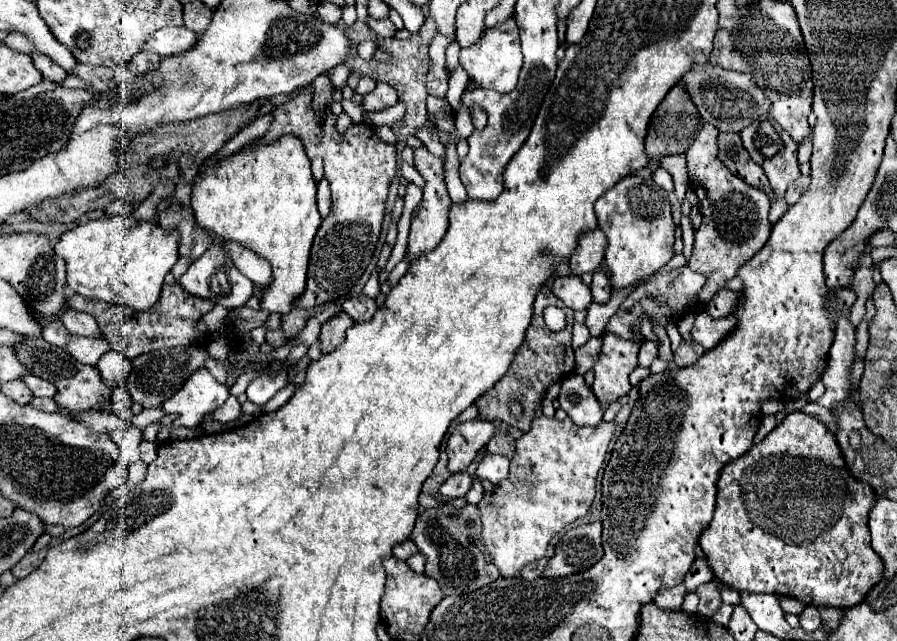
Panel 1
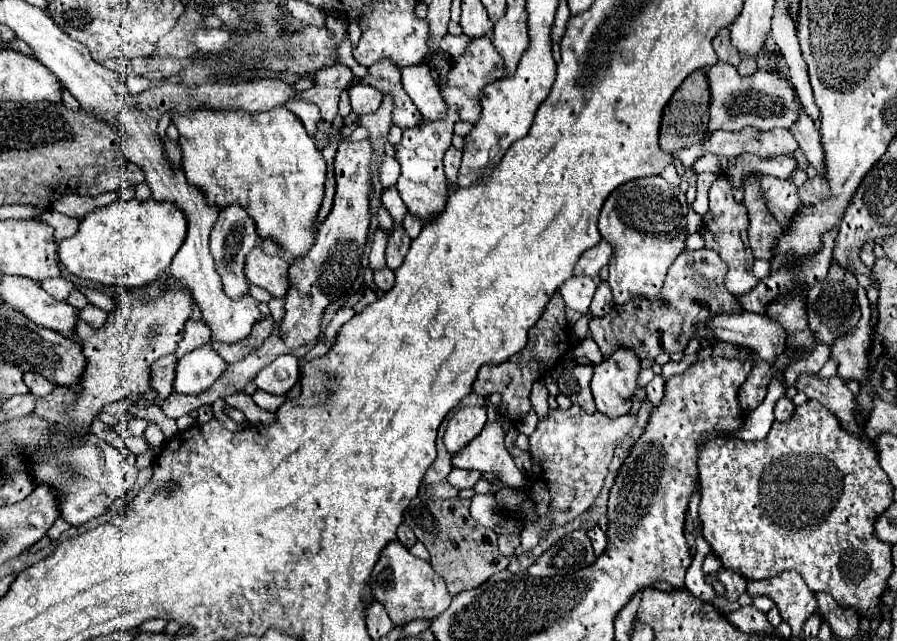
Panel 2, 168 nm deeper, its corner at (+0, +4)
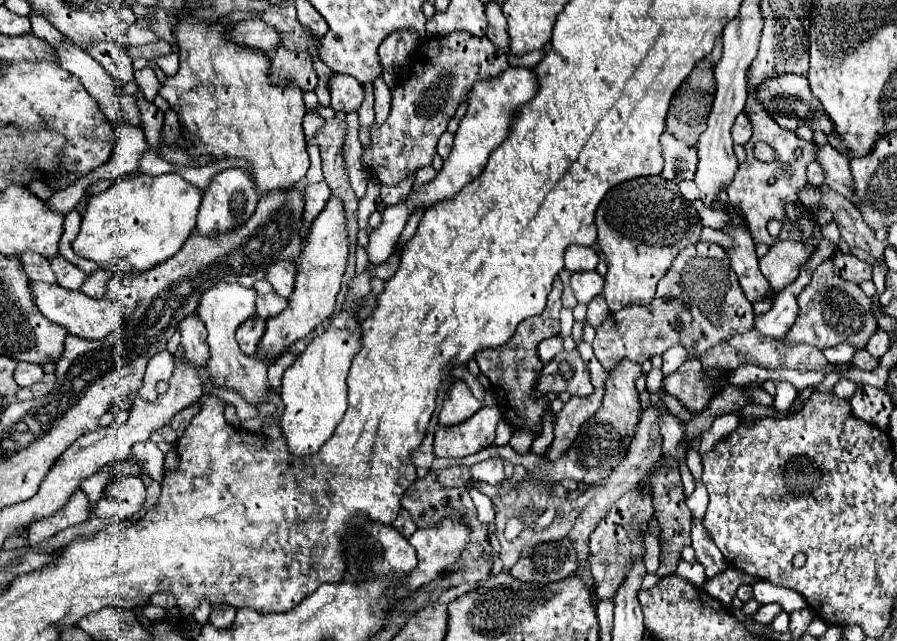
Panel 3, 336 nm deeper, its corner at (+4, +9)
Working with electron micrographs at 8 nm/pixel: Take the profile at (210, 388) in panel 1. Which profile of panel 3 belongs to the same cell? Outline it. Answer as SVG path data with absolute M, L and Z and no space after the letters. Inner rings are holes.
M192 313L180 321L180 333L182 333L180 347L184 349L182 361L192 363L198 369L206 367L206 363L210 359L210 347L206 343L206 329L204 329L202 321L196 317L196 313Z

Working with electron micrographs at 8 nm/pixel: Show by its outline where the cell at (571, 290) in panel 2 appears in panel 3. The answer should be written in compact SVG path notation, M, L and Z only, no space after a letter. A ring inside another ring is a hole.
M596 271L586 273L570 273L570 289L574 291L574 297L578 303L588 303L592 297L600 295L604 287L604 279Z

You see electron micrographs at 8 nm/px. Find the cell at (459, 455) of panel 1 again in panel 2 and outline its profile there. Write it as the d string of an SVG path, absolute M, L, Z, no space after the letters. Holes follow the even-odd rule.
M486 406L460 408L448 422L444 432L444 444L450 454L462 450L472 438L476 438L486 424Z

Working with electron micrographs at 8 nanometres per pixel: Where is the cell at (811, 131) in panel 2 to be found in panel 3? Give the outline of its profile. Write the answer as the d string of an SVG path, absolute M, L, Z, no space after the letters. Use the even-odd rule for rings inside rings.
M824 143L824 145L818 145L816 161L824 169L828 187L832 187L834 191L840 191L844 197L848 197L854 203L852 199L854 187L852 187L852 173L848 167L848 159L840 151L836 151L830 143Z

